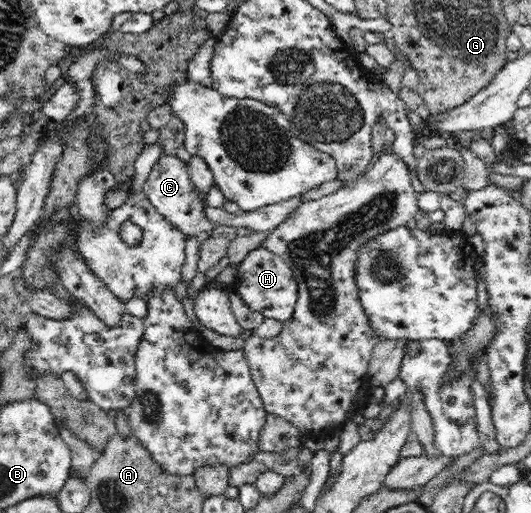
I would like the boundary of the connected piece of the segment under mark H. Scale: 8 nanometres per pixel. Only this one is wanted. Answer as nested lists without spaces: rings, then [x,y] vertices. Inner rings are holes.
[[[261,247],[247,254],[247,257],[237,265],[236,283],[238,292],[245,303],[265,315],[266,318],[282,322],[295,319],[298,301],[298,281],[293,270],[276,253]]]

